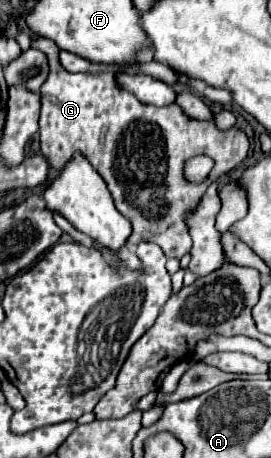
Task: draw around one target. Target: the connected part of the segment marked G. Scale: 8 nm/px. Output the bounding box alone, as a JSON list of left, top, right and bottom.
[33,38,249,260]

